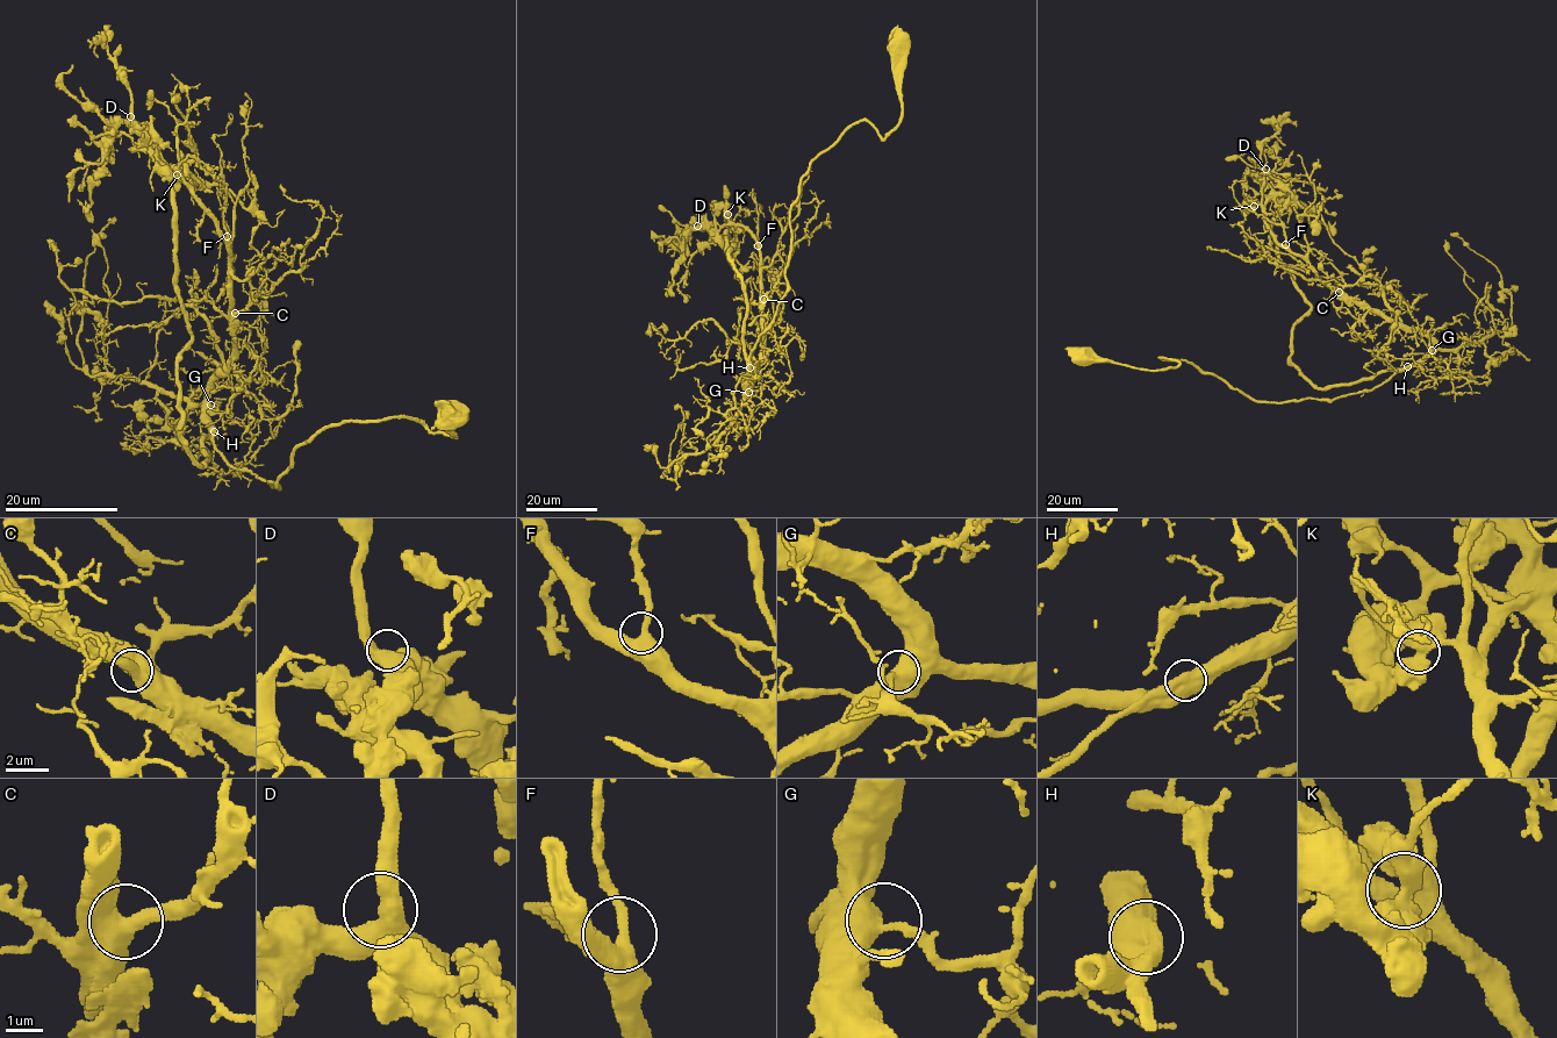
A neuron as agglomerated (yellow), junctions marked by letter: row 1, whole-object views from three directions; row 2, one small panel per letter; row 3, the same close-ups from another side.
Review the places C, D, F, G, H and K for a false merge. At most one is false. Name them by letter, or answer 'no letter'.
no letter

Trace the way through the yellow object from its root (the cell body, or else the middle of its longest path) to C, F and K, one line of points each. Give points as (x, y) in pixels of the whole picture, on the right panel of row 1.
C: (1083, 357), (1143, 370), (1184, 359), (1257, 400), (1288, 402), (1371, 391), (1432, 348), (1339, 292)
F: (1083, 357), (1143, 370), (1184, 359), (1257, 400), (1288, 402), (1371, 391), (1432, 348), (1331, 288), (1285, 244)
K: (1083, 357), (1143, 370), (1184, 359), (1257, 400), (1288, 402), (1371, 391), (1432, 348), (1331, 288), (1254, 206)

